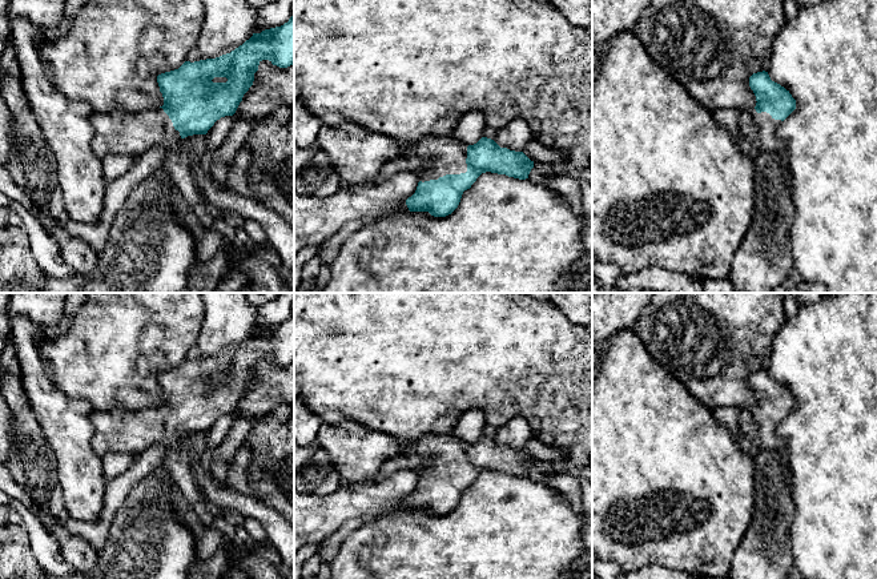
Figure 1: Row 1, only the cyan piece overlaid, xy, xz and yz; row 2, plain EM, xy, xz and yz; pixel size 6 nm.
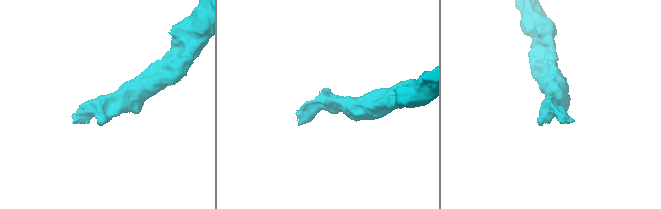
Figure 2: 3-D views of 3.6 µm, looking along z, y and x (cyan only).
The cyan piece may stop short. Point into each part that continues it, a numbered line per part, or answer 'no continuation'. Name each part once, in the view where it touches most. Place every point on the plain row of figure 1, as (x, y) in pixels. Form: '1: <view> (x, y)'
1: xz (433, 455)

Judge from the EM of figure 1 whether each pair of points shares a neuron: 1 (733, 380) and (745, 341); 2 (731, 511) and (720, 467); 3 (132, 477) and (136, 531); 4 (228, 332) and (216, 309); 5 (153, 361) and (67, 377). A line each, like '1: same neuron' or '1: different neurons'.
1: same neuron
2: same neuron
3: different neurons
4: same neuron
5: same neuron

